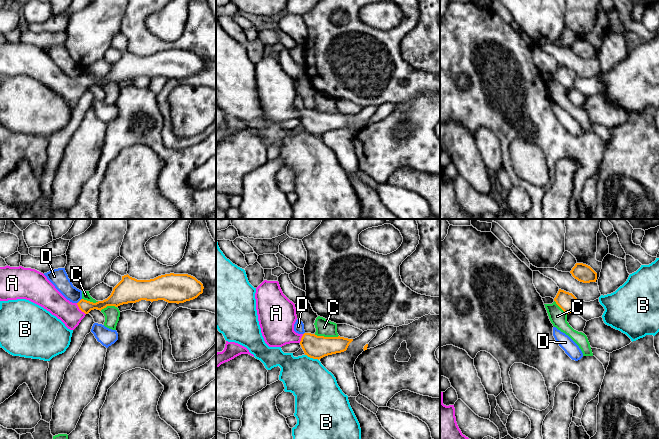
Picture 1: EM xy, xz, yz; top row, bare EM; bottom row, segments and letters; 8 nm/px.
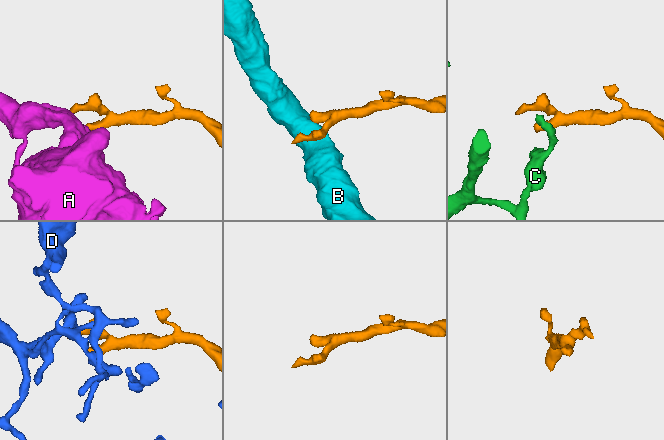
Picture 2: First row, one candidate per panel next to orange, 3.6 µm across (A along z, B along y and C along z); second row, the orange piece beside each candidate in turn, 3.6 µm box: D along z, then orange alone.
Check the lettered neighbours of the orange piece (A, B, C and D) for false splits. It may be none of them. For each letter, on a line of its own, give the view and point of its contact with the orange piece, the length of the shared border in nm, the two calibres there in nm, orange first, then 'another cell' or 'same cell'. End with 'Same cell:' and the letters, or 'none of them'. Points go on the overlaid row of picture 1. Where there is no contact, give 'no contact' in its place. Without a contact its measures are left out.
A: xy (80, 309) | 120 nm | 100/180 nm | same cell
B: xz (312, 357) | 120 nm | 190/360 nm | another cell
C: xz (326, 337) | 200 nm | 190/140 nm | another cell
D: xy (79, 301) | 60 nm | 100/140 nm | another cell
Same cell: A

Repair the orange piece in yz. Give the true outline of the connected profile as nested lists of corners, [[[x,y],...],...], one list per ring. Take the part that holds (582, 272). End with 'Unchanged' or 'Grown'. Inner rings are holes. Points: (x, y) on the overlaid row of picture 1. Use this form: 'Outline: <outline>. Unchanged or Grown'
Outline: [[[576,263],[570,273],[575,279],[583,283],[596,282],[597,280],[597,273],[590,266],[583,263]]]. Unchanged

